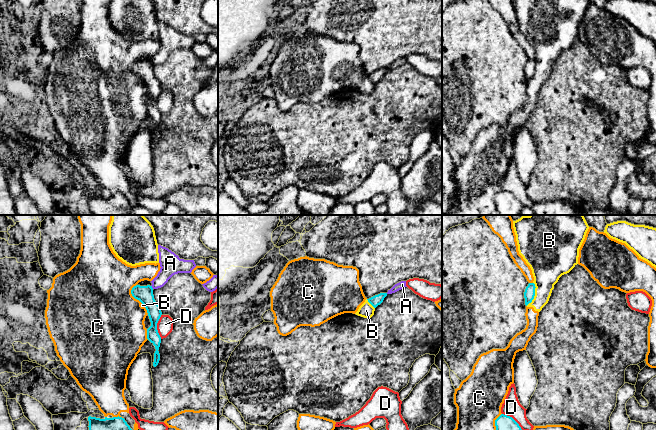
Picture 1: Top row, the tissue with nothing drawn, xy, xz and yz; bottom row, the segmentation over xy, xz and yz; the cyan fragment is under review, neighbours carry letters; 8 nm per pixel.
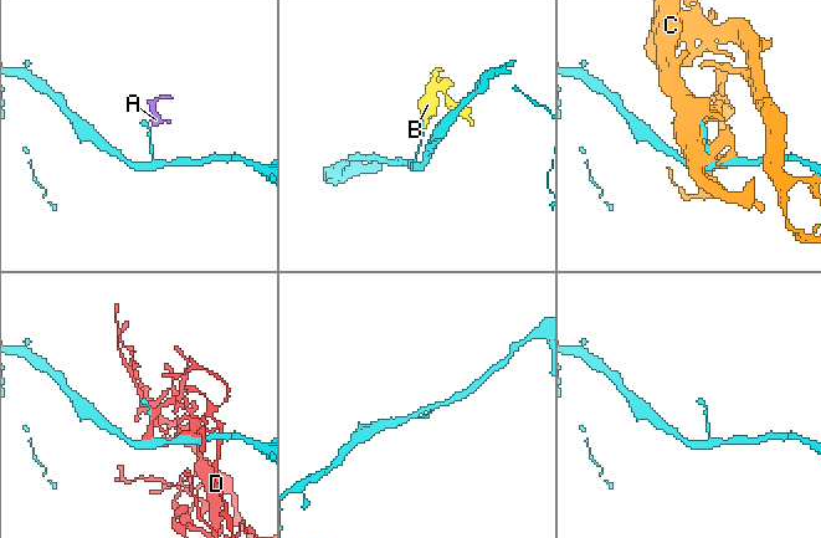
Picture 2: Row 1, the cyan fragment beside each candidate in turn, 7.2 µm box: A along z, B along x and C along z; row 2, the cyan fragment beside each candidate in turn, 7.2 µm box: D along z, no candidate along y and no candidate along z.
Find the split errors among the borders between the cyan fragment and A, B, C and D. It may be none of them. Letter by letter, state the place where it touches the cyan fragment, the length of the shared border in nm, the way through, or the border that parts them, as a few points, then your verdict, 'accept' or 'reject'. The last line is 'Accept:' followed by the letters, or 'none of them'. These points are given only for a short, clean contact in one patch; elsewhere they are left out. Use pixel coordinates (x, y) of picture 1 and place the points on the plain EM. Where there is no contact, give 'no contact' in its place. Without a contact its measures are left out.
A: contact xy (151, 63); length 40 nm; border xy (151, 61), (153, 64); reject
B: contact yz (534, 70); length 200 nm; border yz (533, 58), (535, 63), (534, 74), (526, 81); reject
C: contact xy (132, 71); length 170 nm; reject
D: contact xy (156, 102); length 200 nm; reject
Accept: none of them

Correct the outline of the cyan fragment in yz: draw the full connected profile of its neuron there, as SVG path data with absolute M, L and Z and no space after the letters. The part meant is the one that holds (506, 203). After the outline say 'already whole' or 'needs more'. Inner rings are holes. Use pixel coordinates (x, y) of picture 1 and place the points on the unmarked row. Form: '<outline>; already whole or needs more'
M504 190L495 196L495 202L498 215L520 215L523 207L512 193Z; already whole

